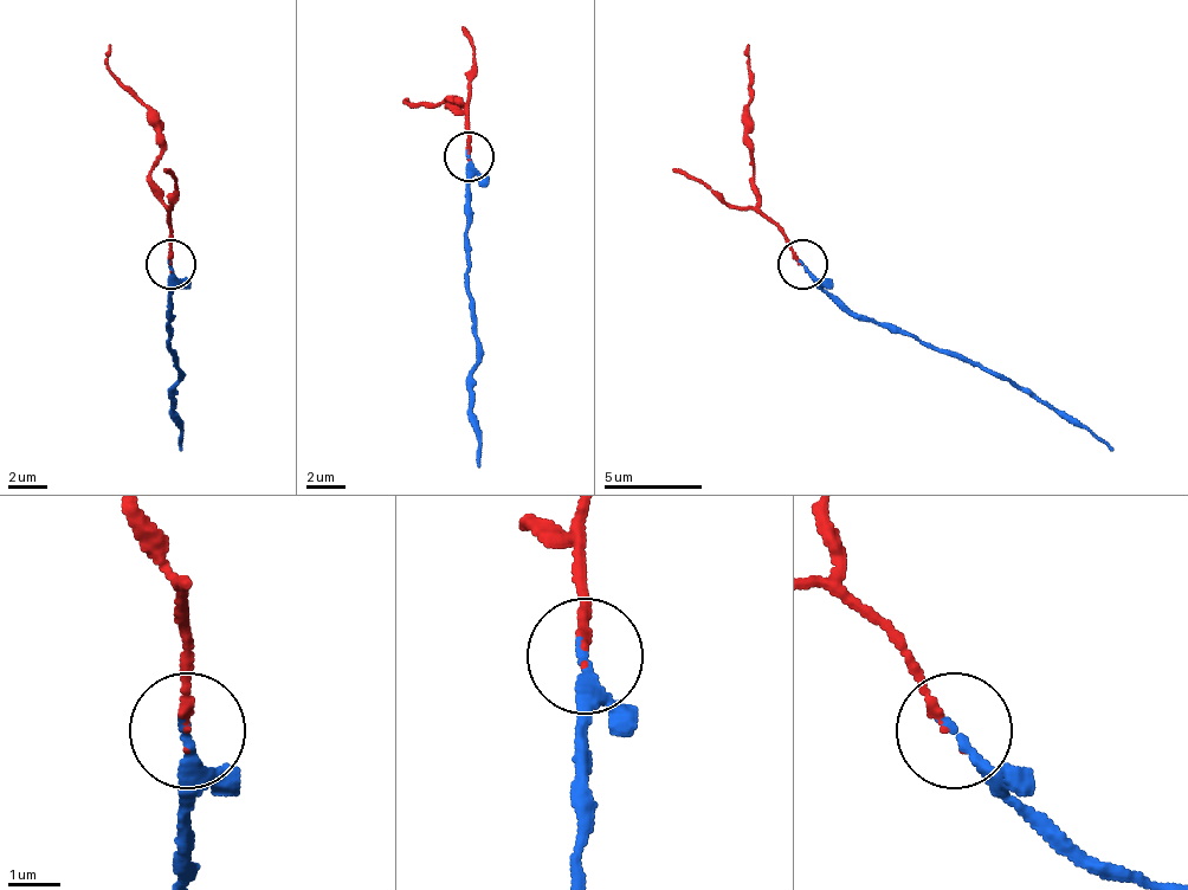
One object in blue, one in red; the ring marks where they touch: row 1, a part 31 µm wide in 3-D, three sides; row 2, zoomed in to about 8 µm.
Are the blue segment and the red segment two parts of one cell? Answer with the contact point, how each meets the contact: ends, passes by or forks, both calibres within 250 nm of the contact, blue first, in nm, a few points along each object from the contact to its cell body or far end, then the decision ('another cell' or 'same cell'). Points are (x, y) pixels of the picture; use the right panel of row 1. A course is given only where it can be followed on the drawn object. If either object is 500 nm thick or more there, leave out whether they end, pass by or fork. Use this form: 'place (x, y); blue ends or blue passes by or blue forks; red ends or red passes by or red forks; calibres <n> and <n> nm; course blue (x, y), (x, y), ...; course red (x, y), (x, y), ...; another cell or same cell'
place (802, 264); blue ends; red ends; calibres 240 and 160 nm; course blue (801, 263), (860, 316), (1007, 375), (1115, 449); course red (801, 263), (757, 204), (748, 121), (748, 43); same cell

